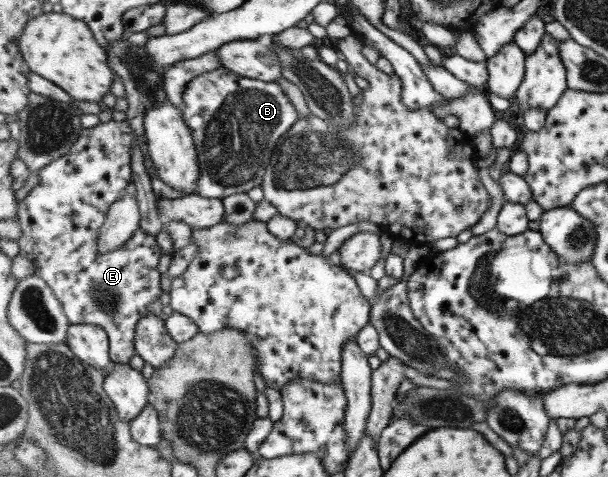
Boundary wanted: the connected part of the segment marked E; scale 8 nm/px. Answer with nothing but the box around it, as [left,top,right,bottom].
[16,119,167,364]

